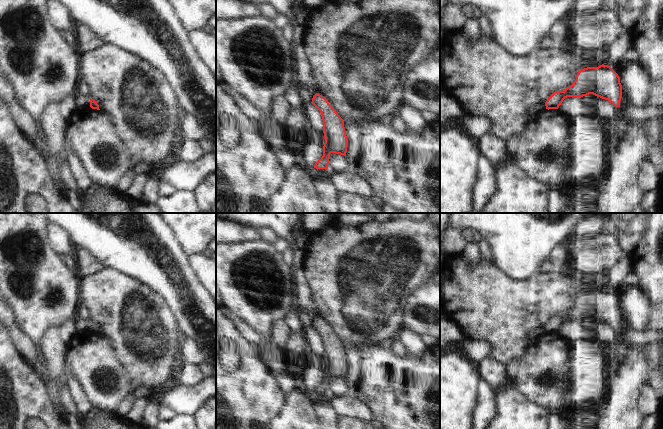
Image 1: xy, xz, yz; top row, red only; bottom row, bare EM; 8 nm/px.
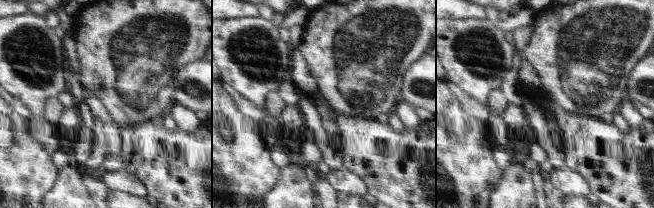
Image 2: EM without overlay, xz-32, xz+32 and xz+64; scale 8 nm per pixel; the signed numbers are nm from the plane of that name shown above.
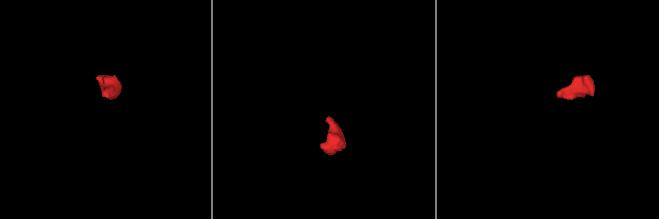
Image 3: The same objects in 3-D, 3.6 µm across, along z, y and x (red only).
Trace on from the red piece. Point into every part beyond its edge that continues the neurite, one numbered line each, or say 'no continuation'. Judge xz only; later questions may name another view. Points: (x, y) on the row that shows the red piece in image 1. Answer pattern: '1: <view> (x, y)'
no continuation

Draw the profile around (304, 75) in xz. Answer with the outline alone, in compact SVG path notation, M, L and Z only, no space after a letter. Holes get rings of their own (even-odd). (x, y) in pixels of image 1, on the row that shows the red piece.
M302 43L294 45L294 54L298 58L298 80L310 92L316 94L315 84L310 72L310 66L304 54Z

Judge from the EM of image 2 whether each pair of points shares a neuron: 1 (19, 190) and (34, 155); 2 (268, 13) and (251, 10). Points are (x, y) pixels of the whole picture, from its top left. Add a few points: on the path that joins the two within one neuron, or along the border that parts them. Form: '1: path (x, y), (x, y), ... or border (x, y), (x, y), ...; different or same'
1: path (19, 181), (19, 177), (24, 172), (25, 164); same
2: border (256, 10), (258, 15); different

